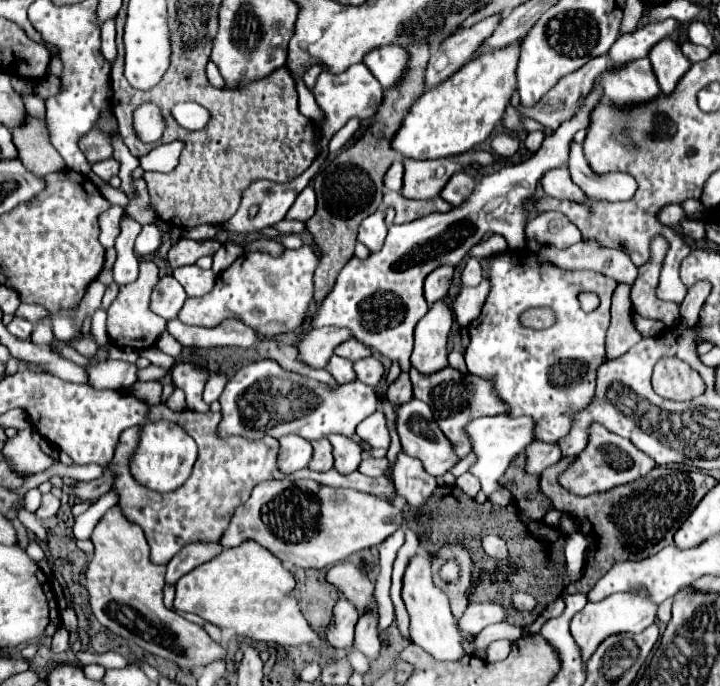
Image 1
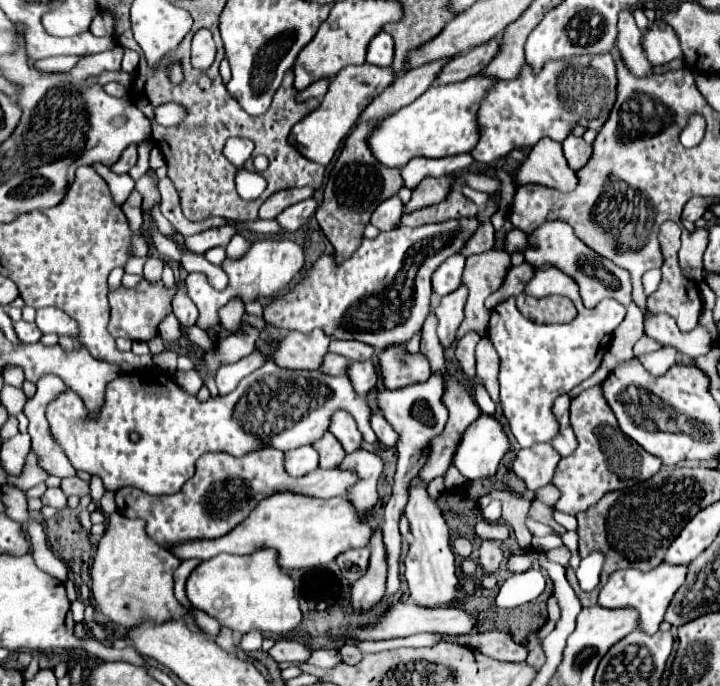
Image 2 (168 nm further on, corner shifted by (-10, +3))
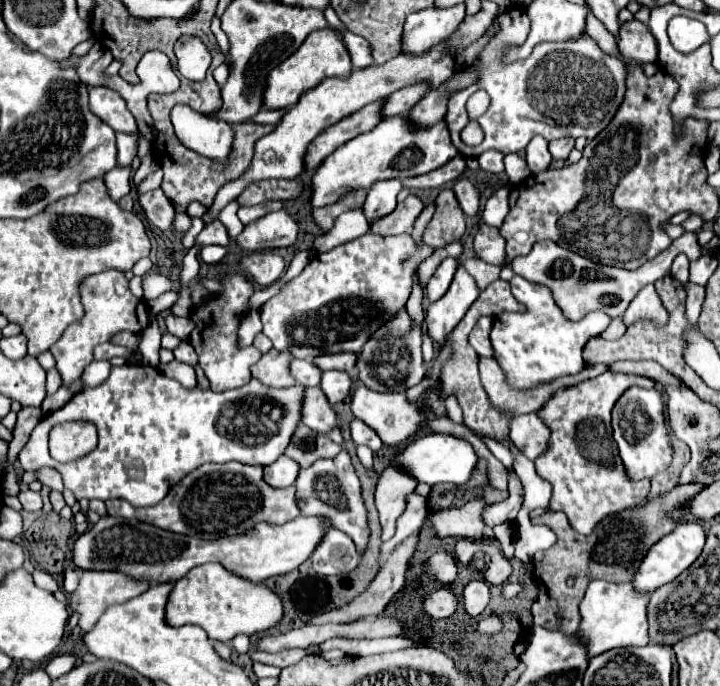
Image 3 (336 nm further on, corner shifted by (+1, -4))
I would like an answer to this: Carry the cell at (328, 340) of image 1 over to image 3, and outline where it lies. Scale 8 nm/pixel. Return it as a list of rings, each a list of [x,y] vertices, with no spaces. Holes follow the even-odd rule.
[[[270,349],[268,353],[264,353],[260,357],[258,363],[252,365],[252,377],[260,379],[260,383],[274,387],[274,389],[292,387],[292,385],[296,385],[296,381],[292,379],[288,365],[290,365],[290,353],[288,351],[278,353],[276,349]]]

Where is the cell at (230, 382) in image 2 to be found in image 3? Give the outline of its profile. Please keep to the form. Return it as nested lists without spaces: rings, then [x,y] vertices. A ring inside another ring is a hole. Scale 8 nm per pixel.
[[[226,273],[220,277],[220,283],[222,283],[222,293],[208,297],[206,303],[194,307],[190,317],[196,323],[196,329],[188,339],[190,345],[196,349],[198,365],[204,369],[210,387],[214,391],[226,391],[226,389],[236,389],[240,385],[246,385],[250,381],[250,367],[262,355],[252,345],[238,347],[238,327],[248,309],[250,297],[254,295],[252,281],[242,273]]]

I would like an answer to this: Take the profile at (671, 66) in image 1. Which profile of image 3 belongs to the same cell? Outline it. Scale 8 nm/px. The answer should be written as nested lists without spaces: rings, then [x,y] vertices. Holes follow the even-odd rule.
[[[636,19],[620,25],[618,49],[624,59],[634,63],[656,63],[658,59],[656,39],[648,31],[648,27]]]

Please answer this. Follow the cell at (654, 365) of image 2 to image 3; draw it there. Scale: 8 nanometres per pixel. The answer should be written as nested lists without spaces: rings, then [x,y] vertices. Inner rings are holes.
[[[606,371],[594,379],[580,381],[578,385],[558,389],[536,411],[550,429],[548,451],[534,461],[536,473],[554,487],[550,509],[566,513],[570,525],[582,535],[592,533],[600,519],[638,507],[648,497],[650,479],[630,481],[626,477],[610,427],[610,413],[616,399],[620,399],[620,395],[632,385],[644,389],[654,387],[648,377]]]

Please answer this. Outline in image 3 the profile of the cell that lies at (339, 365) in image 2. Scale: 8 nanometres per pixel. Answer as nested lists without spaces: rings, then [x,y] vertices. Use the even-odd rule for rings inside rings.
[[[292,359],[290,361],[290,371],[292,371],[292,377],[304,387],[320,385],[322,371],[314,363],[310,363],[306,359]]]

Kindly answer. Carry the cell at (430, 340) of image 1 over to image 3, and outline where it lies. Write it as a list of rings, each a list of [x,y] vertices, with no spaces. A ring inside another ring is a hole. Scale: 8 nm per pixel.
[[[460,265],[446,295],[436,303],[430,303],[426,311],[428,335],[436,343],[442,343],[446,335],[460,323],[460,319],[466,315],[466,311],[478,299],[478,295],[480,289],[476,287],[476,281],[472,279],[472,275],[468,275],[464,265]]]

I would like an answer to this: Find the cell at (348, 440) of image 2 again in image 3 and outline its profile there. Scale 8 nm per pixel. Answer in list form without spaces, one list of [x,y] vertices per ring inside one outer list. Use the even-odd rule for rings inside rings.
[[[304,387],[302,423],[322,435],[328,435],[328,431],[336,425],[336,413],[328,405],[320,387]]]

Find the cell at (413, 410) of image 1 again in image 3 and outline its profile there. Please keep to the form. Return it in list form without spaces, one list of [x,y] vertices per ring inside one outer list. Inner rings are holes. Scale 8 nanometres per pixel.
[[[356,385],[350,399],[350,409],[356,419],[364,421],[380,435],[382,443],[392,445],[392,447],[398,447],[400,443],[408,441],[424,421],[424,415],[420,413],[418,405],[408,401],[404,393],[376,393],[364,385]]]

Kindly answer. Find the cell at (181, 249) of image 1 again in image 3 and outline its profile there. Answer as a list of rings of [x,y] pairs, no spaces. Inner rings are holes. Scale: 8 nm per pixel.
[[[216,219],[208,227],[204,227],[204,231],[198,235],[196,243],[200,243],[200,245],[224,245],[226,247],[230,243],[230,237],[228,237],[224,223]]]

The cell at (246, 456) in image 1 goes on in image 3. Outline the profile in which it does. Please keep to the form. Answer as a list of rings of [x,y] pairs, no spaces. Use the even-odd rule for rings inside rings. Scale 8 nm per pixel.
[[[238,461],[228,463],[208,463],[188,473],[172,491],[152,507],[134,507],[123,499],[106,501],[108,515],[140,519],[150,525],[198,537],[198,539],[218,539],[224,535],[240,535],[252,529],[256,523],[286,523],[300,515],[294,499],[294,487],[274,489],[262,479],[260,465],[244,465]]]

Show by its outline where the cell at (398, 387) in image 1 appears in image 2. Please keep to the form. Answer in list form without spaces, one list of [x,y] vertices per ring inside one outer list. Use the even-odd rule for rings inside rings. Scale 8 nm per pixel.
[[[403,346],[383,350],[379,354],[379,364],[381,364],[383,382],[389,390],[419,384],[427,380],[427,376],[431,376],[427,358],[421,354],[415,354],[415,356],[405,354]]]

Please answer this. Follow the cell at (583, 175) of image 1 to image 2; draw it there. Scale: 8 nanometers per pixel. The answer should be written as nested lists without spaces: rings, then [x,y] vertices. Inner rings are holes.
[[[567,136],[567,140],[563,140],[563,152],[571,170],[577,172],[579,168],[583,168],[583,164],[587,164],[587,160],[591,158],[591,148],[591,144],[577,136]]]

